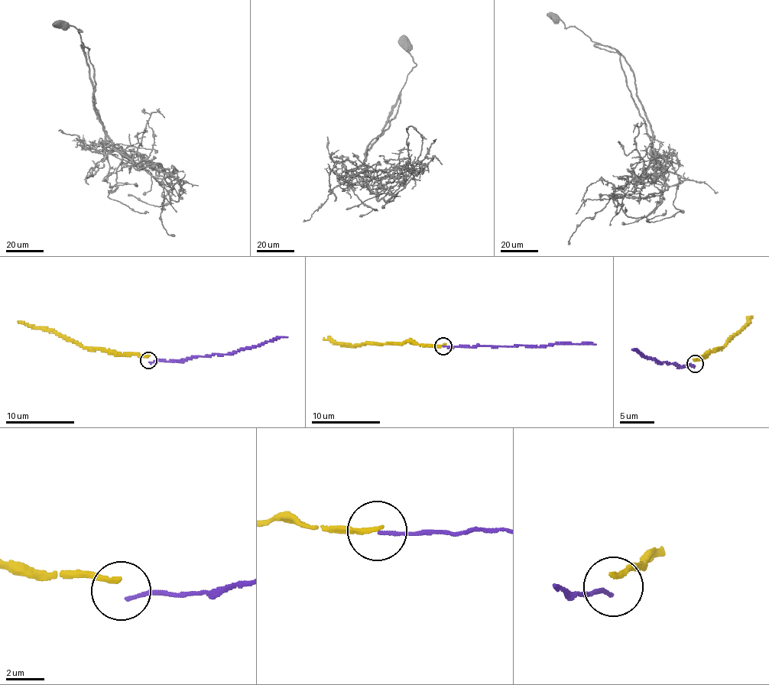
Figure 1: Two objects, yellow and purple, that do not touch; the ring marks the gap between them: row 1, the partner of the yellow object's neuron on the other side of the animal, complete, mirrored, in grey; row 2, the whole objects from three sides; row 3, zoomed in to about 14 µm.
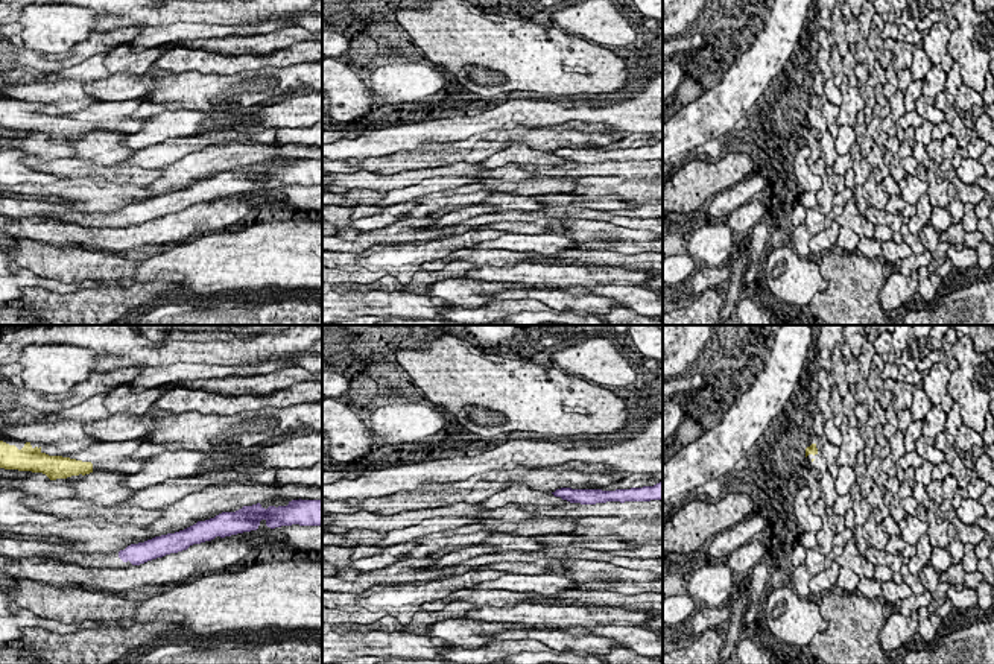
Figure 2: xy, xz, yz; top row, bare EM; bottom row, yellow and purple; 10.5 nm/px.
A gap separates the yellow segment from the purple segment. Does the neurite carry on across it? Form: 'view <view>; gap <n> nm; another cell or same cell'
view xy; gap 850 nm; another cell

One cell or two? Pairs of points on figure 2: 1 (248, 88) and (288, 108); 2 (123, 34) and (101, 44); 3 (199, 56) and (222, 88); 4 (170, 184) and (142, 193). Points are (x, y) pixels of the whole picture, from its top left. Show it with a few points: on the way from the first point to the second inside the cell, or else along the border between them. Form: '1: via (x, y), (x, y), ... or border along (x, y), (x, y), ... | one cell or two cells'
1: border along (280, 99), (260, 105) | two cells
2: via (117, 40), (107, 43) | one cell
3: border along (175, 73), (230, 75) | two cells
4: border along (146, 187), (160, 195) | two cells

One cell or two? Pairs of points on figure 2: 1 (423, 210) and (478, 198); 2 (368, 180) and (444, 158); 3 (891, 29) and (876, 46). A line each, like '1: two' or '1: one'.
1: one
2: two
3: two

